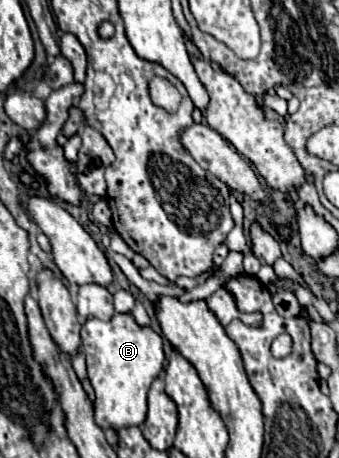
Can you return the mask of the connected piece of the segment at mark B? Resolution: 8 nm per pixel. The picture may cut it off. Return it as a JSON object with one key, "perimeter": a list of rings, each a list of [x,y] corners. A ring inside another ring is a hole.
{"perimeter":[[[114,314],[112,320],[88,320],[82,326],[88,378],[96,392],[96,424],[106,430],[142,426],[146,420],[146,396],[154,378],[162,372],[162,338],[152,328],[142,328],[130,314]]]}

